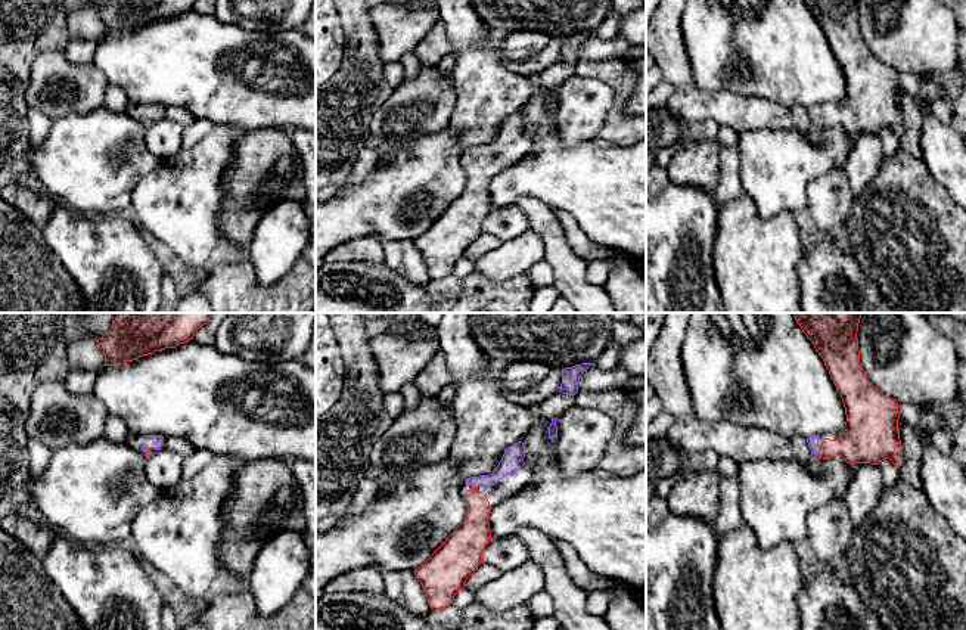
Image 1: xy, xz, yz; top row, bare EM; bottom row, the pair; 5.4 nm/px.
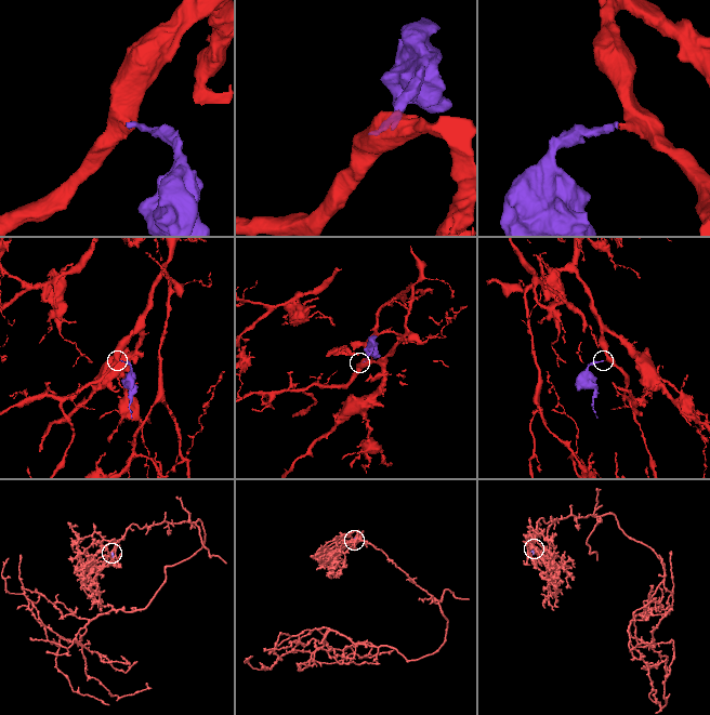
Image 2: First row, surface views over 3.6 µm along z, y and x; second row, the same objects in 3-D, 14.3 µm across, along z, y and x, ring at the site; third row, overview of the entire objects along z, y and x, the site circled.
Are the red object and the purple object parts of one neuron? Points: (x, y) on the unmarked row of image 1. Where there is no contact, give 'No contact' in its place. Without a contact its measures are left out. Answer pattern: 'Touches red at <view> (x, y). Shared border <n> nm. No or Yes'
Touches red at yz (819, 121). Shared border 40 nm. Yes

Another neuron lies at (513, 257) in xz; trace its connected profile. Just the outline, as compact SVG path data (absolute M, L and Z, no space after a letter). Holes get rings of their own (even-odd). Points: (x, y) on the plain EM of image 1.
M528 230L475 260L475 271L496 282L525 274L534 264L544 260L543 239Z

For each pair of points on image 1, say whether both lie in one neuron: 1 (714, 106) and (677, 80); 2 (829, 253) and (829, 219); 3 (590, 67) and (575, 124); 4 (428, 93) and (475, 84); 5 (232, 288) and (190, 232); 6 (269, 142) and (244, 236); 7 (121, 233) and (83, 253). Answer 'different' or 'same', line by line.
1: different
2: different
3: different
4: different
5: different
6: same
7: same

